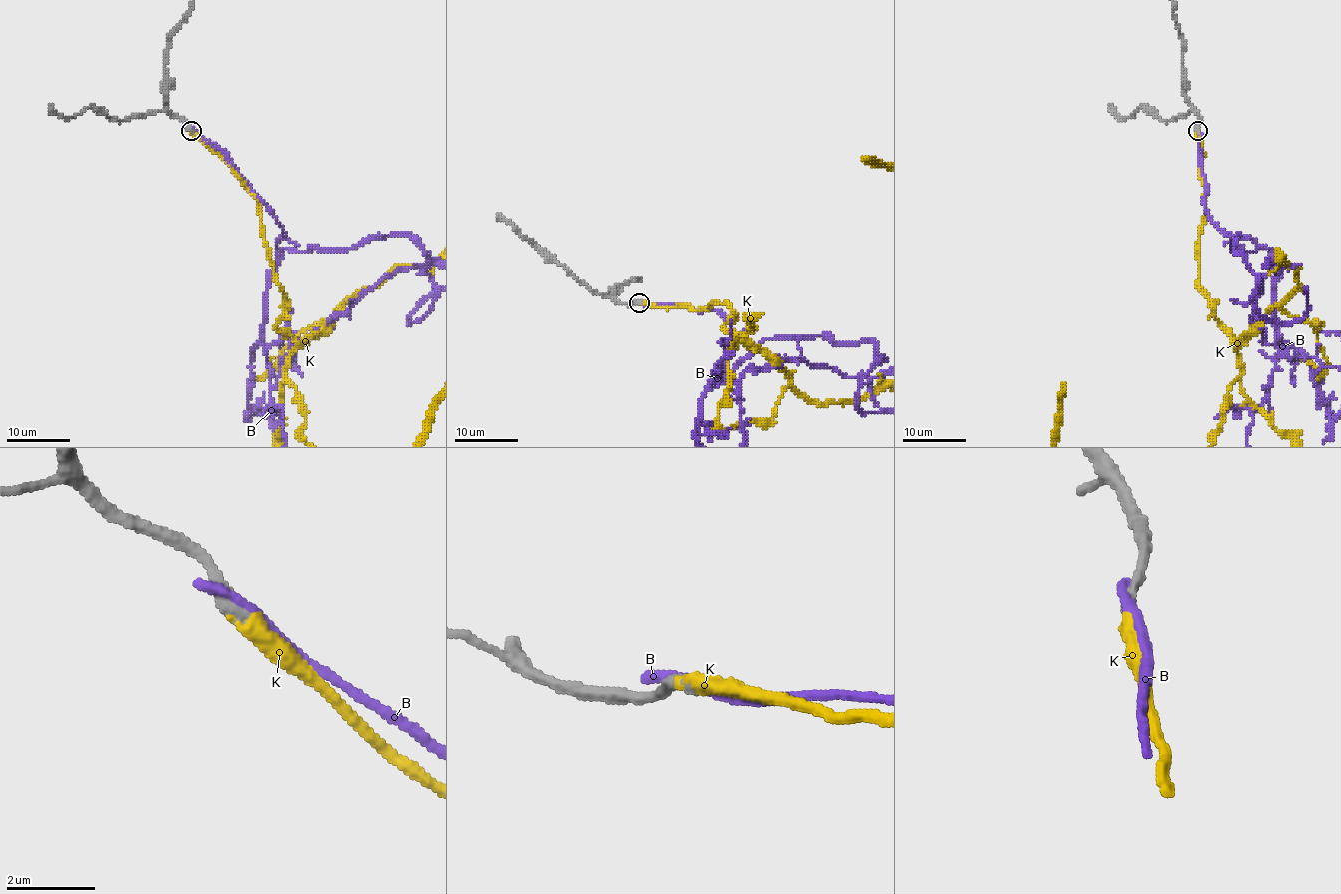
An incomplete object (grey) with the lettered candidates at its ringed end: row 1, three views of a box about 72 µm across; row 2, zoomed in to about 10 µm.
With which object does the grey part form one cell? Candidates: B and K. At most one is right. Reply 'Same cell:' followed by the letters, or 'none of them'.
Same cell: K

